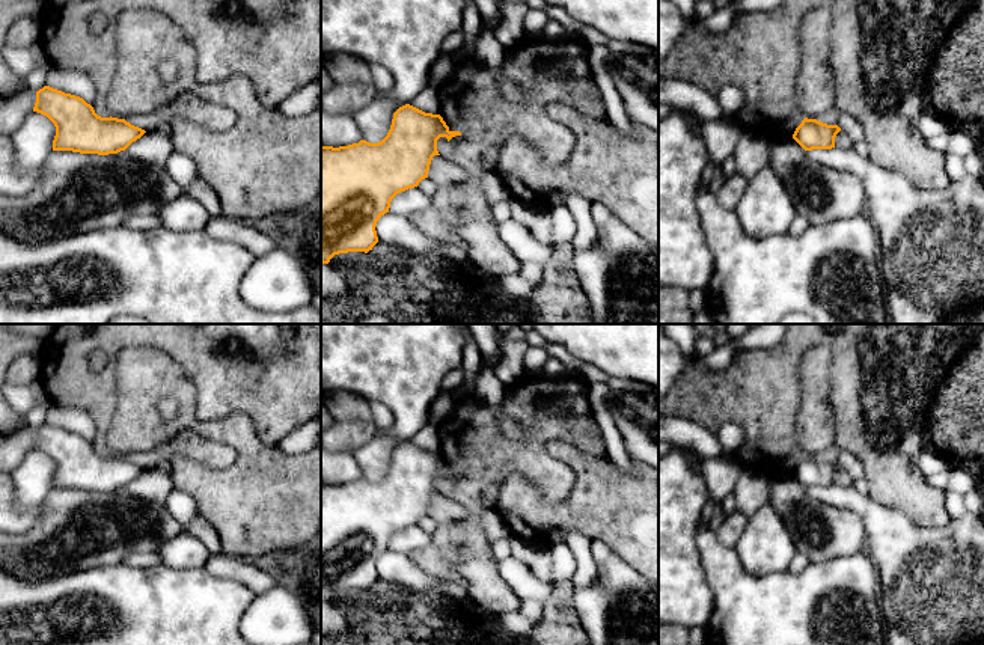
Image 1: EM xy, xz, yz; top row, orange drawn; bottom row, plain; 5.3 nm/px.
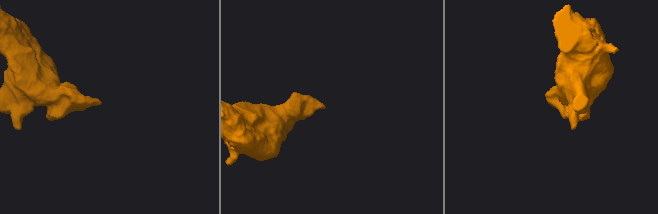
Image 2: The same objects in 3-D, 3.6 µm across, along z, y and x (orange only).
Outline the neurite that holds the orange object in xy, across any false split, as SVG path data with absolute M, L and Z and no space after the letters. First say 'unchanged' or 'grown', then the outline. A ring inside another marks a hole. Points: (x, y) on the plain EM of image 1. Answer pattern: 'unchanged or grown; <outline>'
unchanged; M50 423L36 429L33 449L54 461L53 488L118 491L146 470L125 457L101 455L83 436Z

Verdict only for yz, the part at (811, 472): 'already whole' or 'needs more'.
already whole

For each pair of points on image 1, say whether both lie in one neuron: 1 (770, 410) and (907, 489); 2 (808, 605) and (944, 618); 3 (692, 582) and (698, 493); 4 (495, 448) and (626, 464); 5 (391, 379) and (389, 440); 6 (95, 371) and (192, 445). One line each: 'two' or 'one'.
1: one
2: two
3: one
4: two
5: one
6: one

